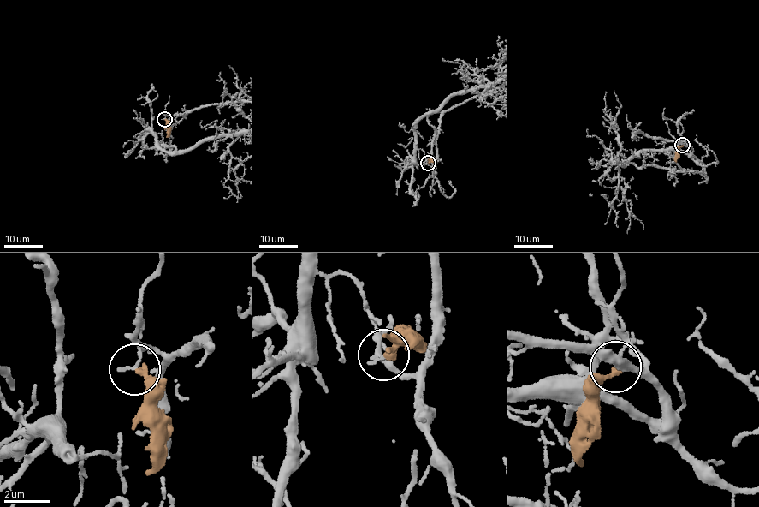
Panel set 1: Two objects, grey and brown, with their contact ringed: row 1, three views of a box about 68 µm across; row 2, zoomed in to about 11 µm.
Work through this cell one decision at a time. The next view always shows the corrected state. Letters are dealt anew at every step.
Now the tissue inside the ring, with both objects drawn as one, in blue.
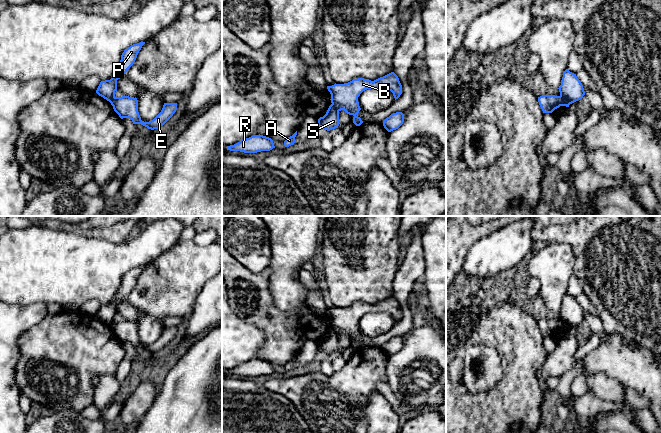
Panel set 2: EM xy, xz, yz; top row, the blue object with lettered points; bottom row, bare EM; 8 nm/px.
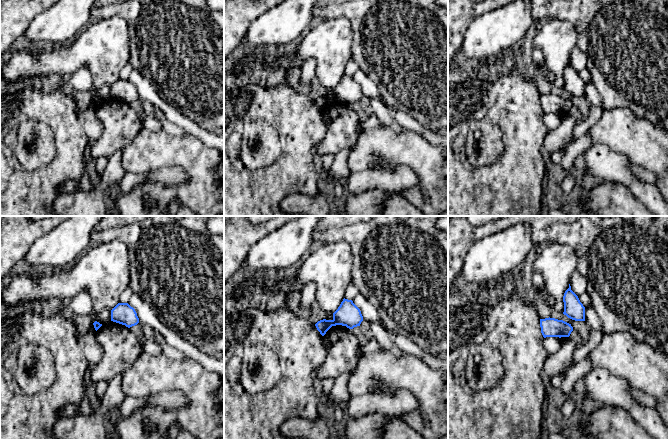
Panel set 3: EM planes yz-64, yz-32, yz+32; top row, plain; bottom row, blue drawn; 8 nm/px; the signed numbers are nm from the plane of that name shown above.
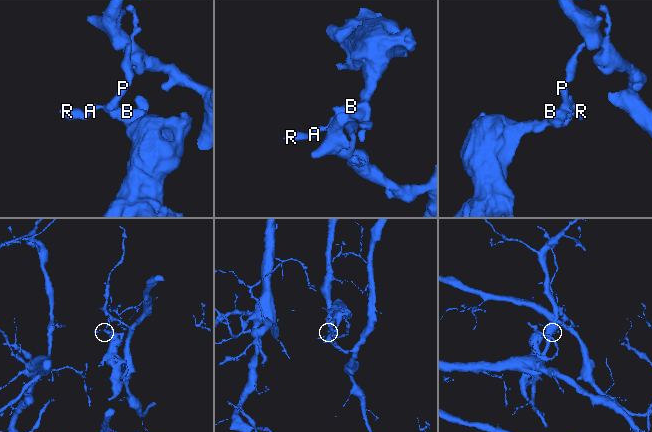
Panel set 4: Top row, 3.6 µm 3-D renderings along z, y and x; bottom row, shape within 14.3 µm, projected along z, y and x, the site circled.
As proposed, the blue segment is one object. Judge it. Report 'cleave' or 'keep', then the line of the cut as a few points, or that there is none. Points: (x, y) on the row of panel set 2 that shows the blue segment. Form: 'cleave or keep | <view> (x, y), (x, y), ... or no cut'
cleave | yz (560, 95), (570, 103)

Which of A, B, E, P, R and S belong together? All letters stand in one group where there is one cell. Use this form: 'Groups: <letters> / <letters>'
Groups: A P R S / B E

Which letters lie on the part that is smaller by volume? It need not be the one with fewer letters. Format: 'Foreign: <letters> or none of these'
Foreign: B, E

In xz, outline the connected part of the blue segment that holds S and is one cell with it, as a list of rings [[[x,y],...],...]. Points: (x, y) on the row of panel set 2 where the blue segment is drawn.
[[[332,104],[329,106],[326,114],[318,119],[318,127],[322,127],[327,131],[338,128],[339,111]]]

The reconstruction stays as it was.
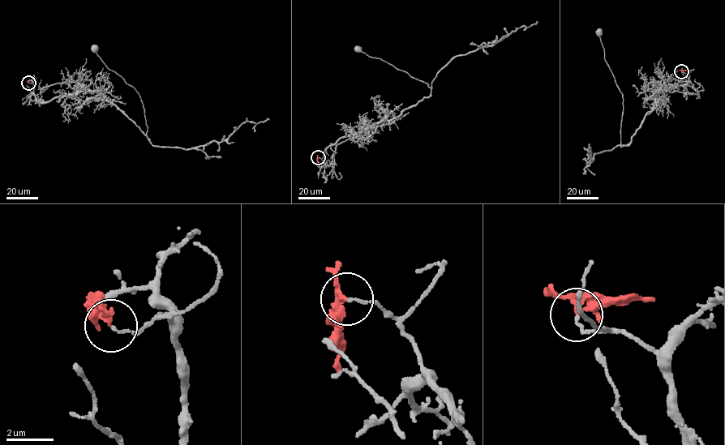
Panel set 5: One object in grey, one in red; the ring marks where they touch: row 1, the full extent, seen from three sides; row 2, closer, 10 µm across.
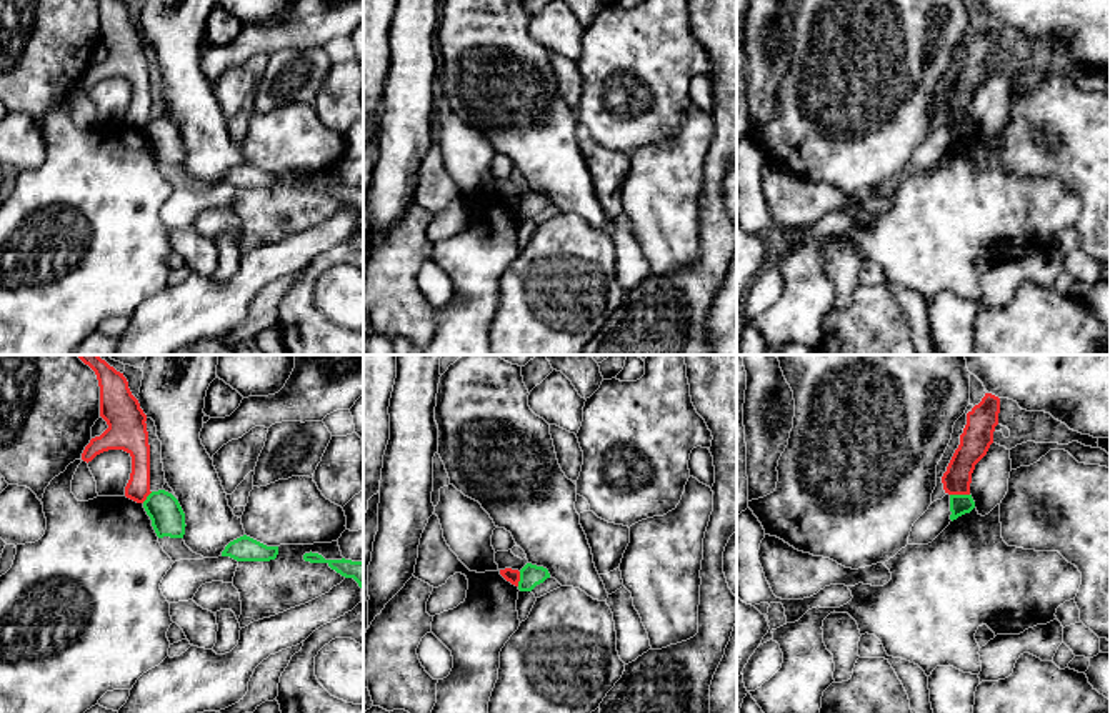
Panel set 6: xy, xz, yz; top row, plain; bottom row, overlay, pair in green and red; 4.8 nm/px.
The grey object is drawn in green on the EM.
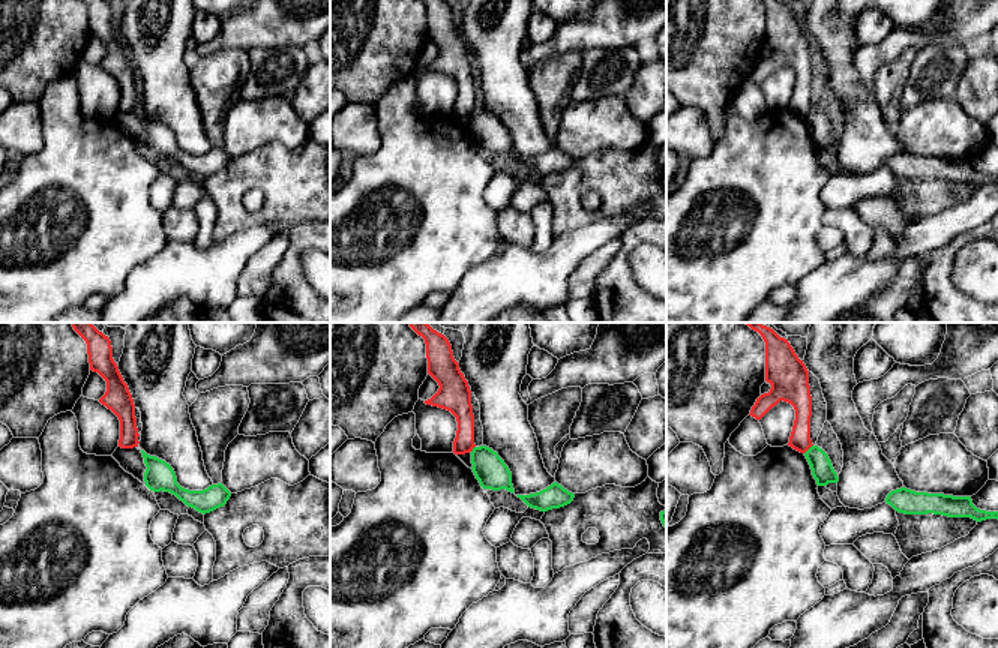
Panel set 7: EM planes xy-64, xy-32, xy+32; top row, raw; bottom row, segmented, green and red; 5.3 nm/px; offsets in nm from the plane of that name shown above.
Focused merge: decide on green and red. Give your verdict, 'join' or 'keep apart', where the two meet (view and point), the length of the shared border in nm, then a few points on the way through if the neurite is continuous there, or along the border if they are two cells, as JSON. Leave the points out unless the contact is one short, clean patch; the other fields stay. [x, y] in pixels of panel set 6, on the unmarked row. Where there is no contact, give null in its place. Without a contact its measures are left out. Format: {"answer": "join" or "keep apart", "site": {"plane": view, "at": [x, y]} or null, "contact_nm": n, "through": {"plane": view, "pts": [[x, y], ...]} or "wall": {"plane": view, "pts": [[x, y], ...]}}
{"answer": "keep apart", "site": {"plane": "yz", "at": [960, 122]}, "contact_nm": 100, "wall": {"plane": "yz", "pts": [[950, 120], [969, 122]]}}

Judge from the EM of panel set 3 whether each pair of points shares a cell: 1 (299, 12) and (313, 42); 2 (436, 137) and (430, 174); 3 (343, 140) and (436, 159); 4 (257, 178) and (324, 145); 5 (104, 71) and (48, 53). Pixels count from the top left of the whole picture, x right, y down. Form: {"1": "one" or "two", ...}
{"1": "two", "2": "two", "3": "two", "4": "two", "5": "one"}

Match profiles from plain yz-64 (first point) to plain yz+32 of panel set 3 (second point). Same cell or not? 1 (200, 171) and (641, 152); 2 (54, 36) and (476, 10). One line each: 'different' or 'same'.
1: same
2: different

